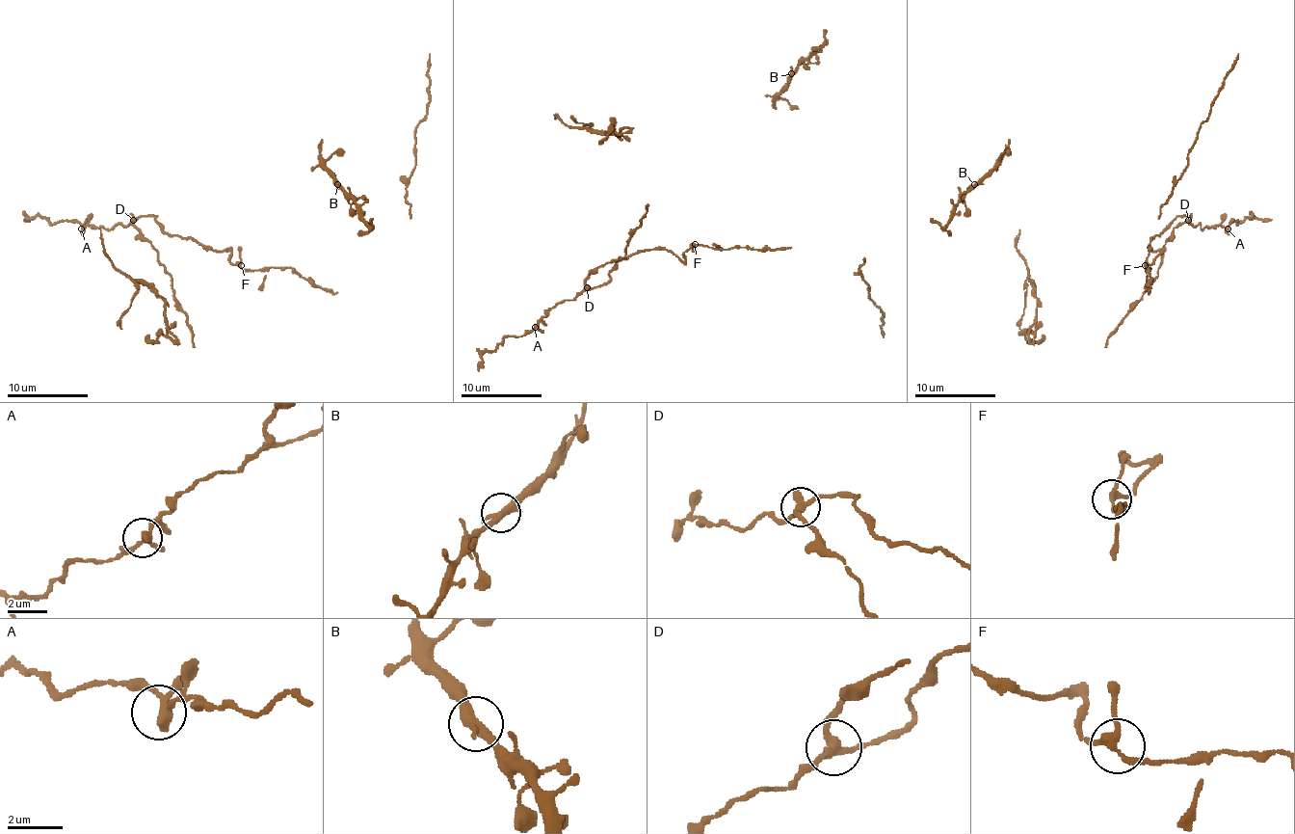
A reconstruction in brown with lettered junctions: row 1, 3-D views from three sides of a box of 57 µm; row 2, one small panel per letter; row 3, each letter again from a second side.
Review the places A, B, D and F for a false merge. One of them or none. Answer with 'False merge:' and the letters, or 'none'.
False merge: D

